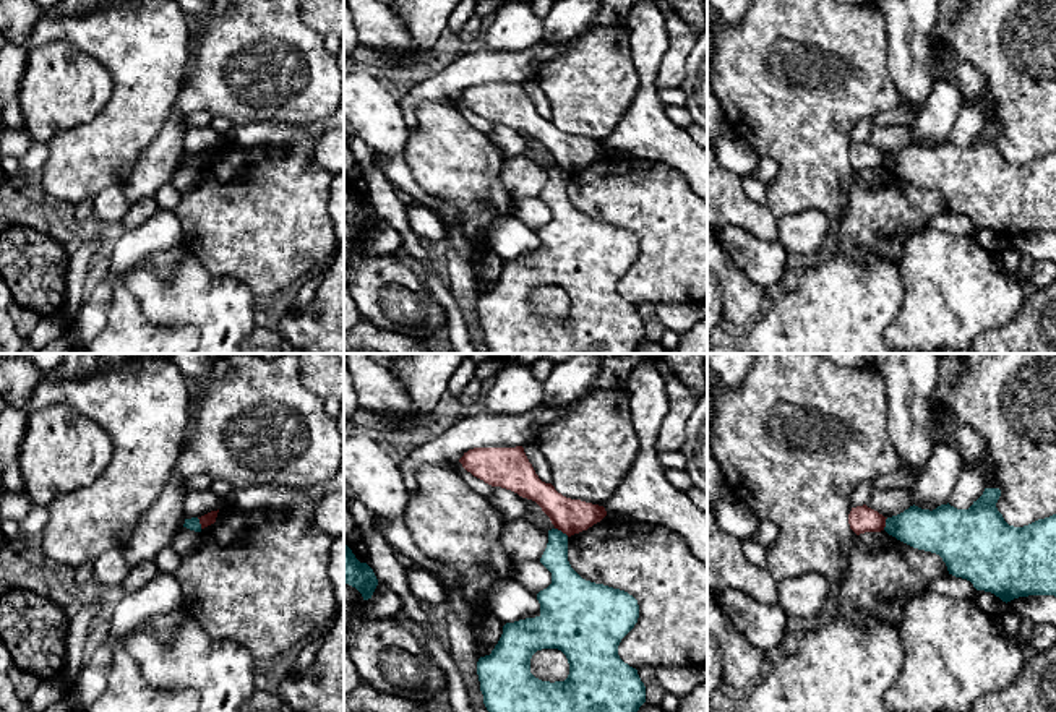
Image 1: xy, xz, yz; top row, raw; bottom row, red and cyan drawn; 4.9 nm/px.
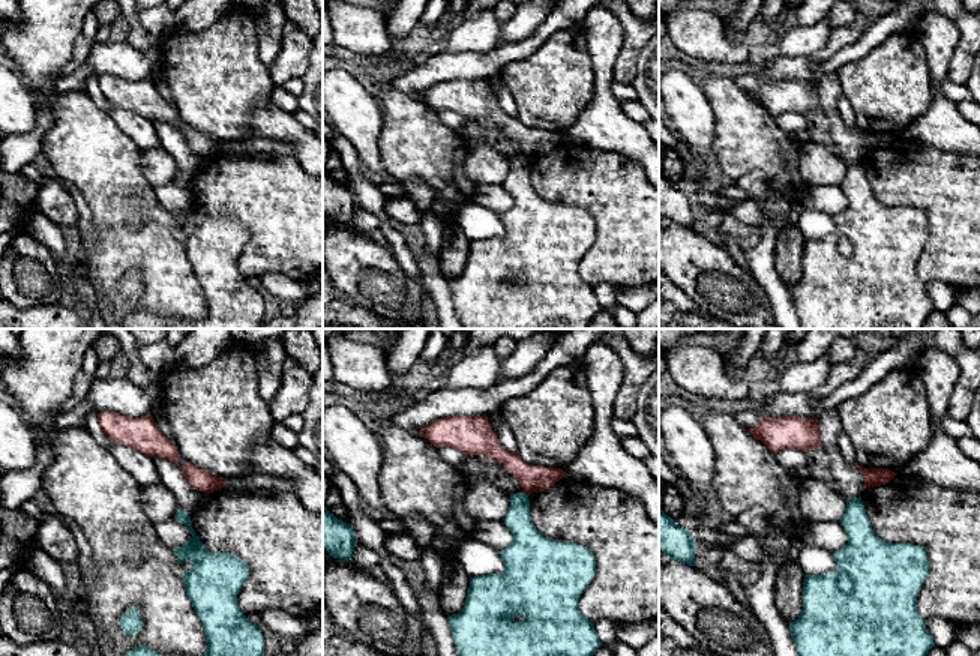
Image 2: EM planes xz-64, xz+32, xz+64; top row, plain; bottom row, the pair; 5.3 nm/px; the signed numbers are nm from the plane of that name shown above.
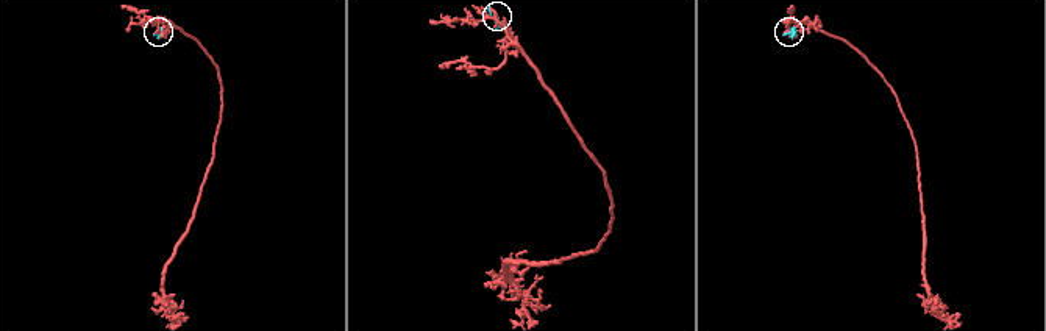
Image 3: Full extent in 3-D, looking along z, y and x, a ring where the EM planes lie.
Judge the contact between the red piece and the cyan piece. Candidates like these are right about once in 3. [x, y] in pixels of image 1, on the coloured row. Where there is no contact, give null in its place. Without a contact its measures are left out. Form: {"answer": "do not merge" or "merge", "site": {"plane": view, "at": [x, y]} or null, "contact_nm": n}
{"answer": "do not merge", "site": {"plane": "xz", "at": [562, 531]}, "contact_nm": 80}

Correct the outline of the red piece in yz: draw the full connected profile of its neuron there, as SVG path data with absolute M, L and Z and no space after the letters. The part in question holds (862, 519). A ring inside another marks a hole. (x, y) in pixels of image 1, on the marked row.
M866 504L852 508L848 514L850 529L860 535L865 532L881 532L886 527L886 519L878 511L868 508Z

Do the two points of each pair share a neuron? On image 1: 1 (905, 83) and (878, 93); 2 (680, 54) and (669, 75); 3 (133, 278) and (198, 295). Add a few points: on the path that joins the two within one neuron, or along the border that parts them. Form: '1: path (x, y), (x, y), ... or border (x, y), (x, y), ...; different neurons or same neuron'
1: border (888, 49), (888, 73), (901, 102); different neurons
2: path (675, 59), (672, 70); same neuron
3: path (150, 289), (156, 295), (182, 295); same neuron

